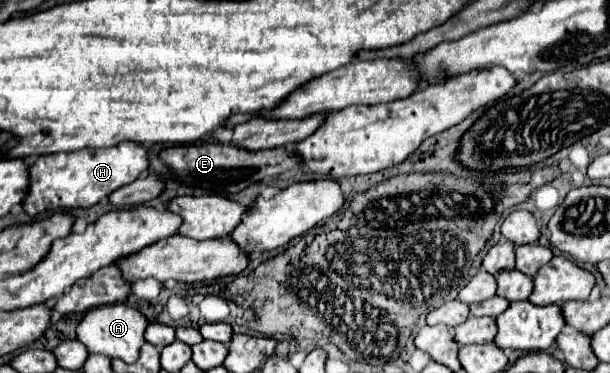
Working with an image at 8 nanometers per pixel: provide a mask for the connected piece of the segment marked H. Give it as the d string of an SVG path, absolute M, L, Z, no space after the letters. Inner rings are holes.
M122 141L114 145L114 149L82 149L82 153L52 153L38 157L30 165L30 191L24 209L28 215L36 217L44 211L92 207L146 173L148 157L150 147L136 141Z

